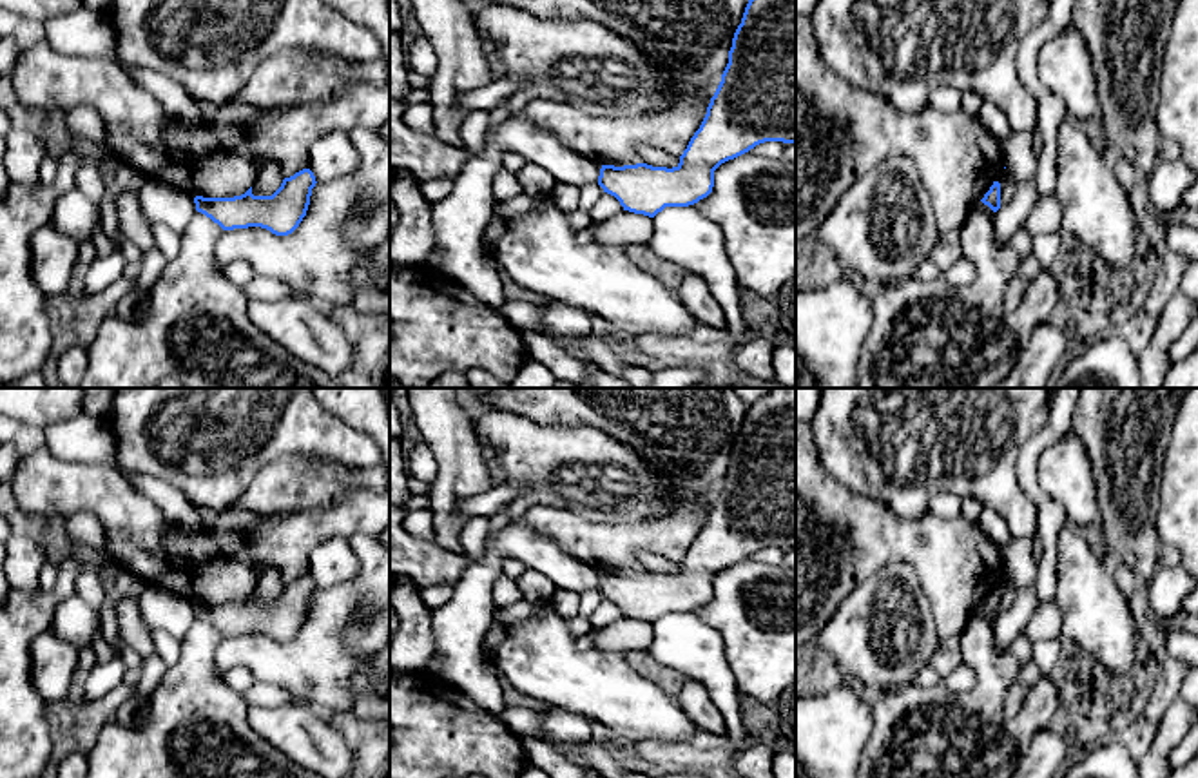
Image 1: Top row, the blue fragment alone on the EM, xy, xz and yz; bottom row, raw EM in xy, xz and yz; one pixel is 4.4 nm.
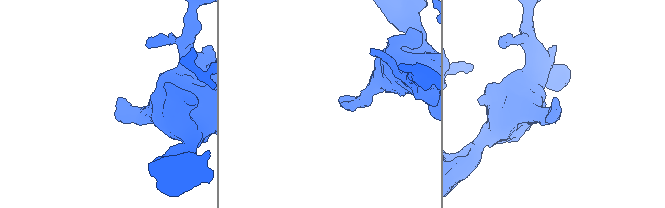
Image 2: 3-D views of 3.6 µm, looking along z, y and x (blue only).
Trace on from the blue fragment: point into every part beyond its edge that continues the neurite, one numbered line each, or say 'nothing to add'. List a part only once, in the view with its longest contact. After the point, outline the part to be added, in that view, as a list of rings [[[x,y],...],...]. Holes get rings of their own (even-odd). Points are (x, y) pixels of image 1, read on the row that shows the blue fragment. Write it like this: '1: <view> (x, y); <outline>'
nothing to add

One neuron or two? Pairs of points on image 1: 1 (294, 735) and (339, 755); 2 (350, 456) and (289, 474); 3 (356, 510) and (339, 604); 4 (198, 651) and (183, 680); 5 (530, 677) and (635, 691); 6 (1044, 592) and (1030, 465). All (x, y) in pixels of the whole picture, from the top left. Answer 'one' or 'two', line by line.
1: one
2: two
3: two
4: one
5: one
6: one

